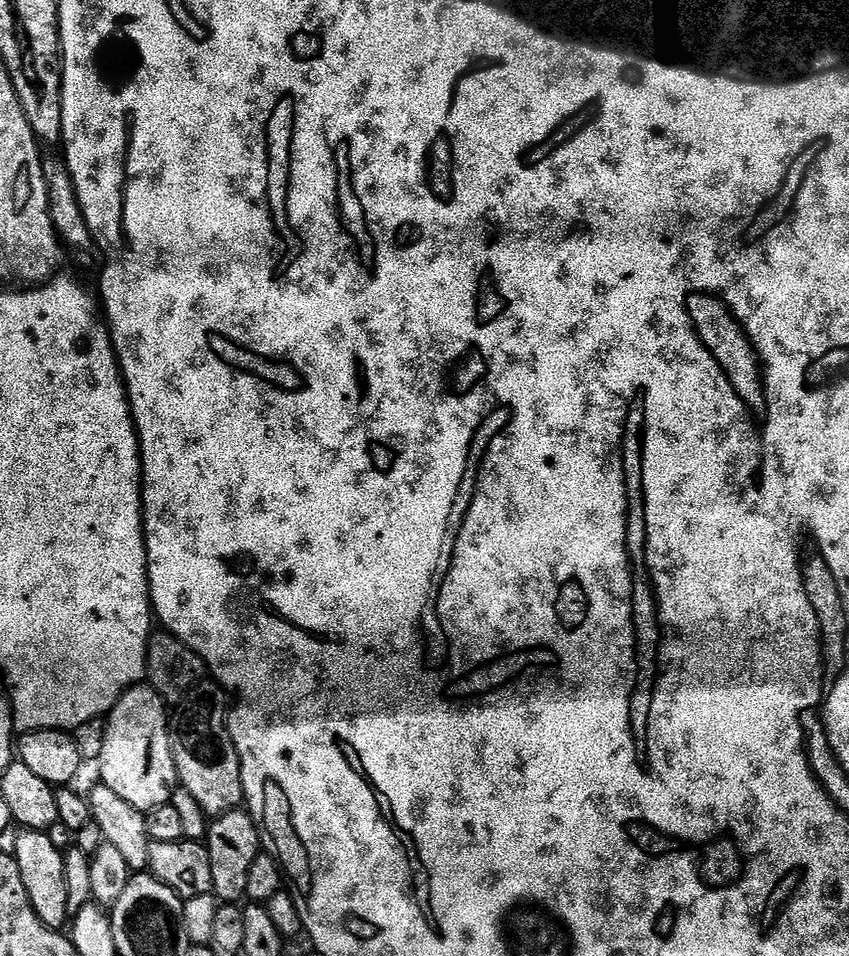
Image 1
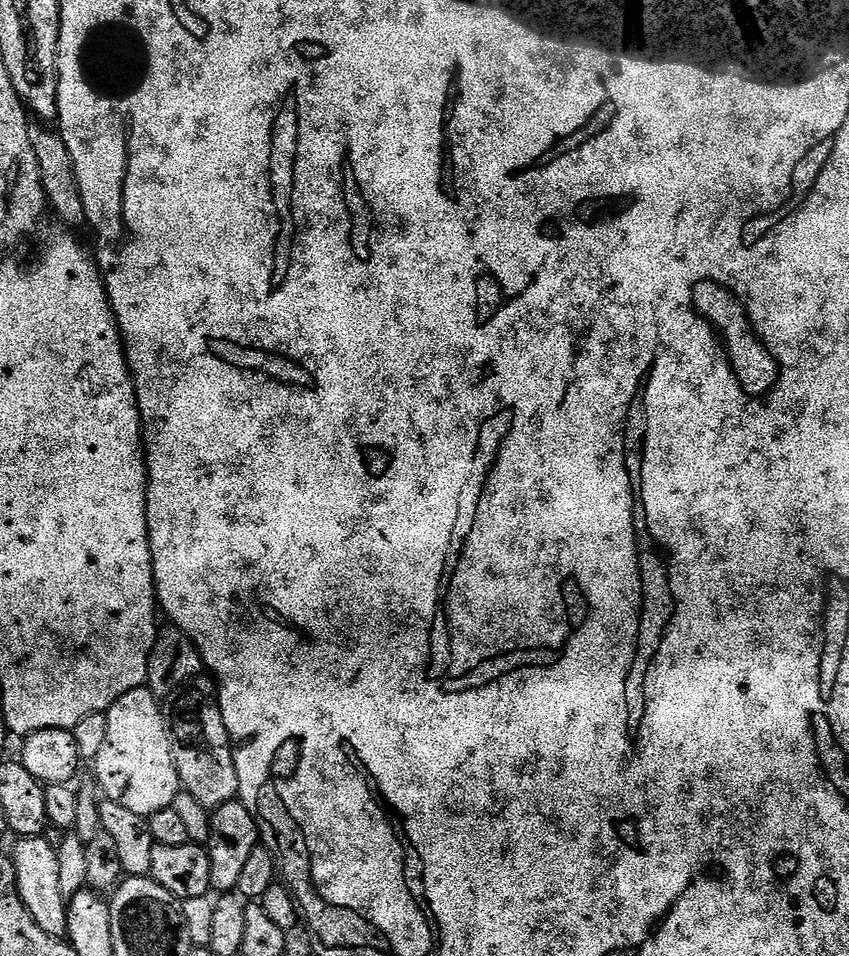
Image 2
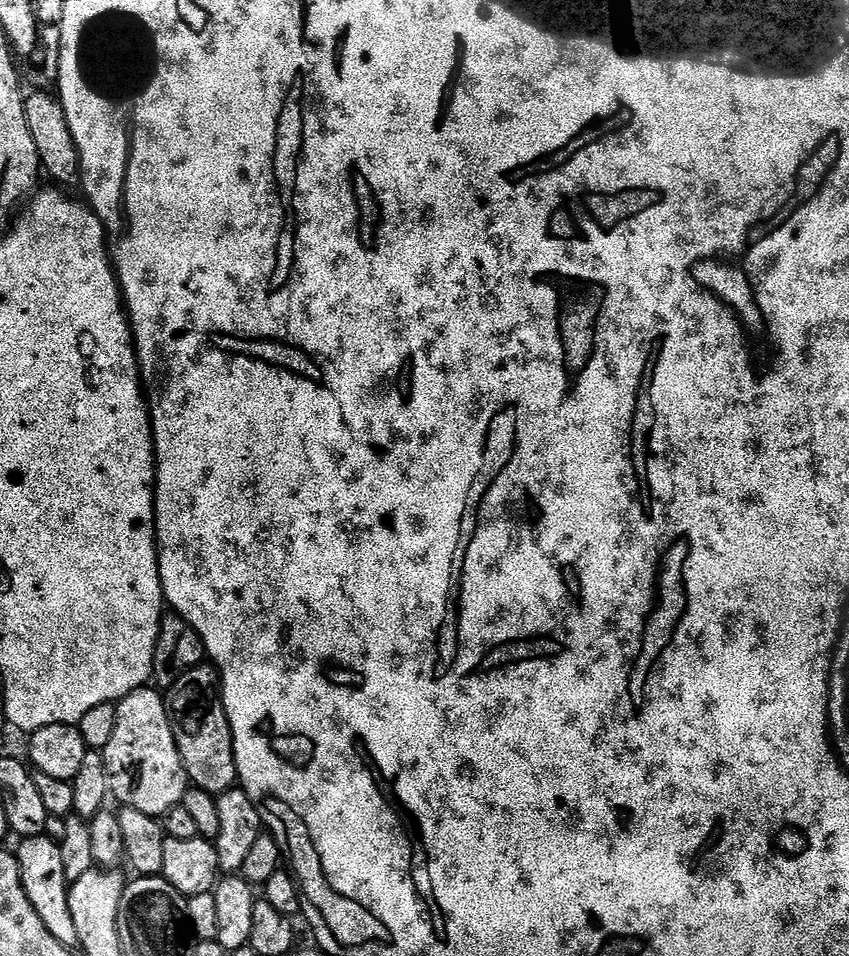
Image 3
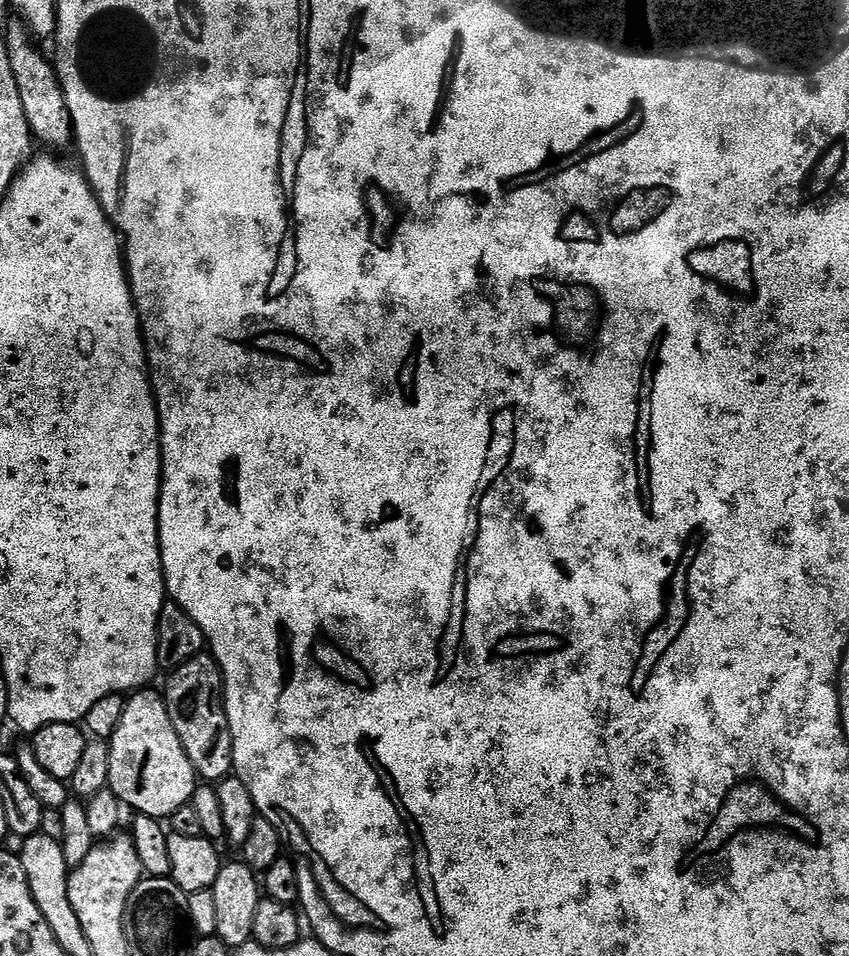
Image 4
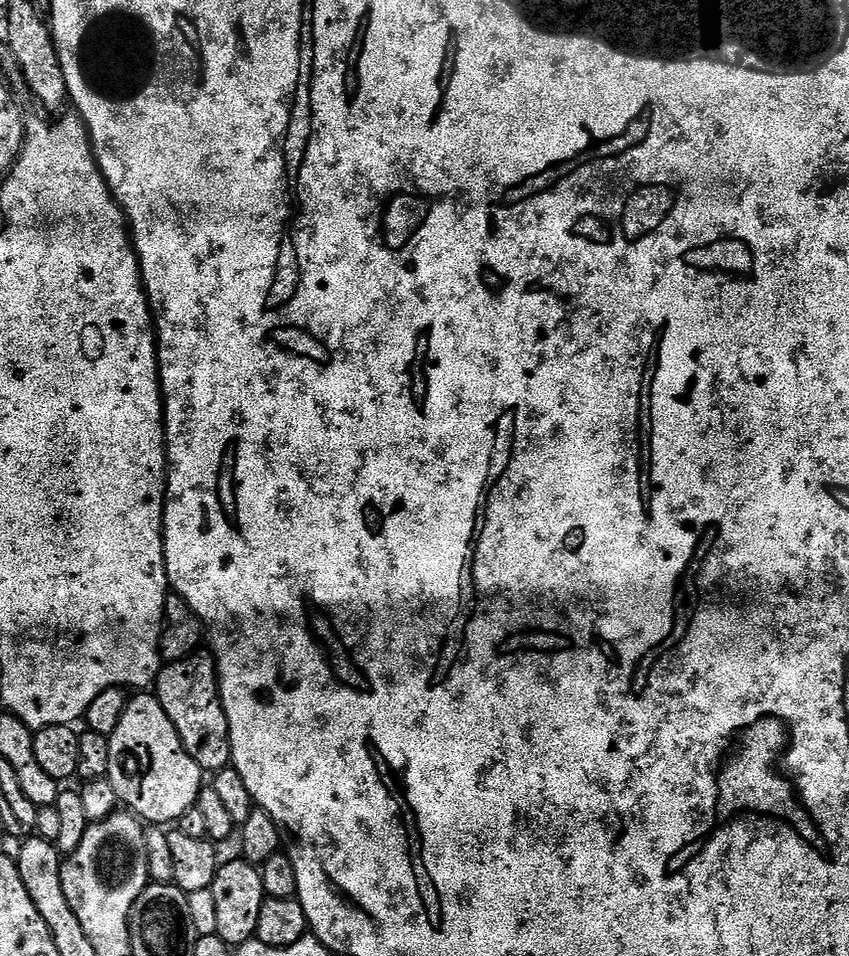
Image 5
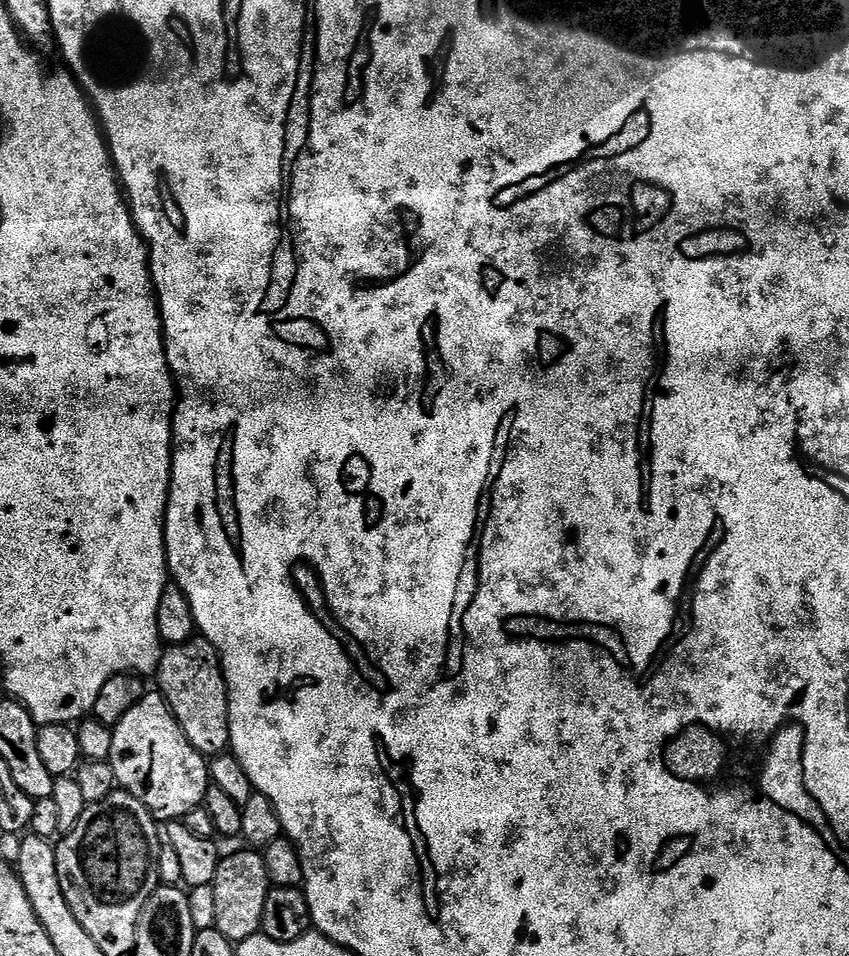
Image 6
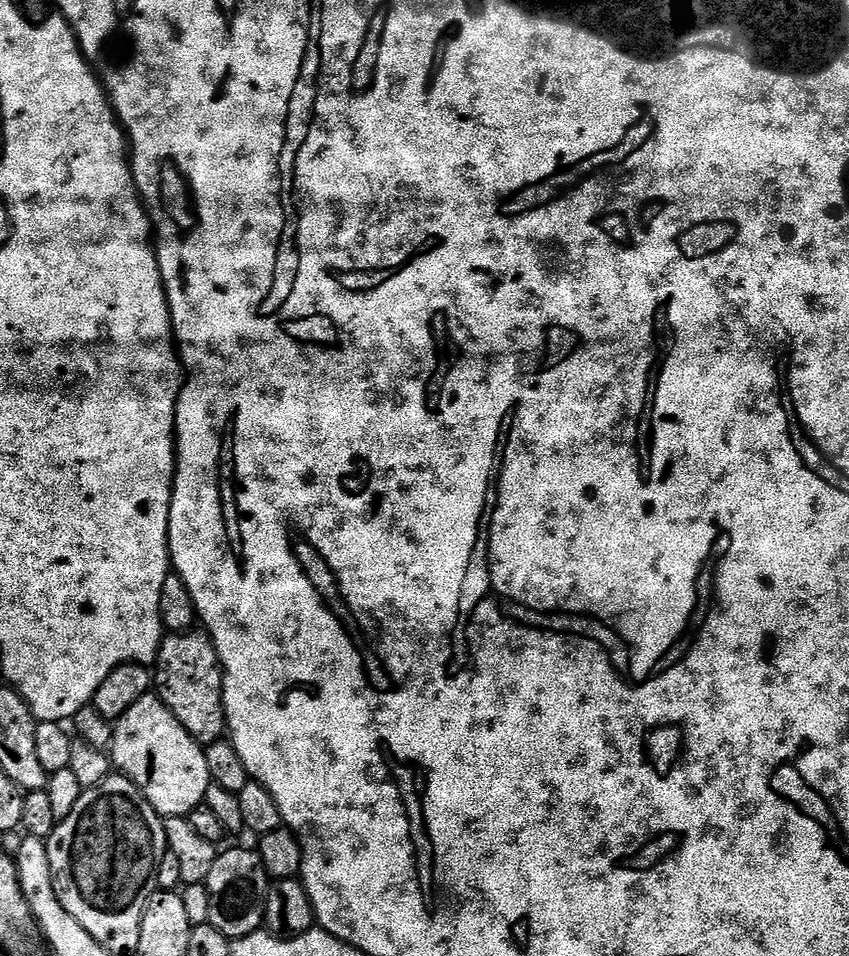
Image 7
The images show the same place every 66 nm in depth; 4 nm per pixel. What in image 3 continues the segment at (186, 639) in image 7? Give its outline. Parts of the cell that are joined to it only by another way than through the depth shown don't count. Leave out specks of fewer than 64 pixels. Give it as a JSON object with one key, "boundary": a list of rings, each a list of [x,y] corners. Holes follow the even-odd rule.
{"boundary":[[[203,663],[182,674],[182,678],[178,678],[178,682],[167,689],[166,703],[168,721],[189,781],[214,797],[233,788],[238,777],[232,749],[232,731],[228,715],[224,713],[224,701],[215,667]]]}

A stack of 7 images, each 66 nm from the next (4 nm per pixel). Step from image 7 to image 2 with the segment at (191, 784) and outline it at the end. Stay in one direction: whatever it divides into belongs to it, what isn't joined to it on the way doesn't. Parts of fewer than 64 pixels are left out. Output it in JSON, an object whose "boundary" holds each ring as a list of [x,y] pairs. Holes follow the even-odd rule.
{"boundary":[[[147,686],[122,694],[118,702],[108,707],[106,743],[94,762],[94,778],[100,783],[103,795],[145,818],[163,808],[173,807],[176,796],[182,791],[180,775],[172,758],[174,741],[170,724],[160,704]]]}

